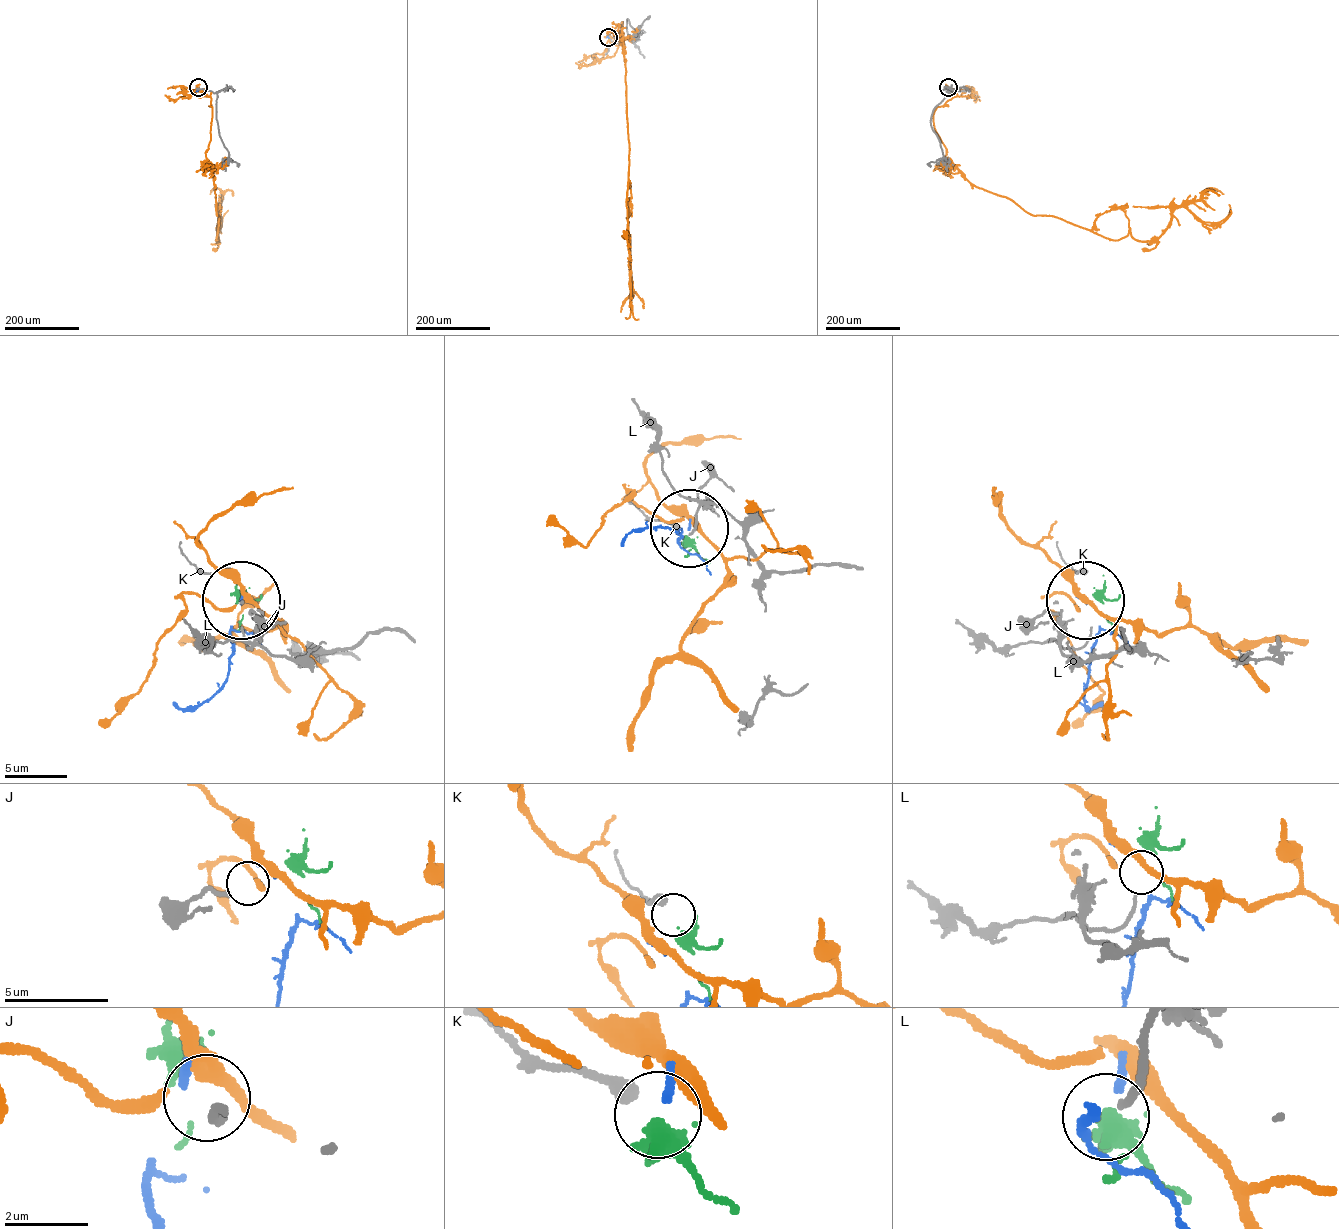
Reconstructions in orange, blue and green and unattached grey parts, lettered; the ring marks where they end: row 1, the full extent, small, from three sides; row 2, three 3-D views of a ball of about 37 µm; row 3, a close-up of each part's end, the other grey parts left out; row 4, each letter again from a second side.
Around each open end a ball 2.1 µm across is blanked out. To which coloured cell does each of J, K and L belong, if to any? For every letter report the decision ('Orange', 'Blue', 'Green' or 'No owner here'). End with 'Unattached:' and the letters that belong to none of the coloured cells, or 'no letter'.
J: Orange
K: No owner here
L: Green
Unattached: K

